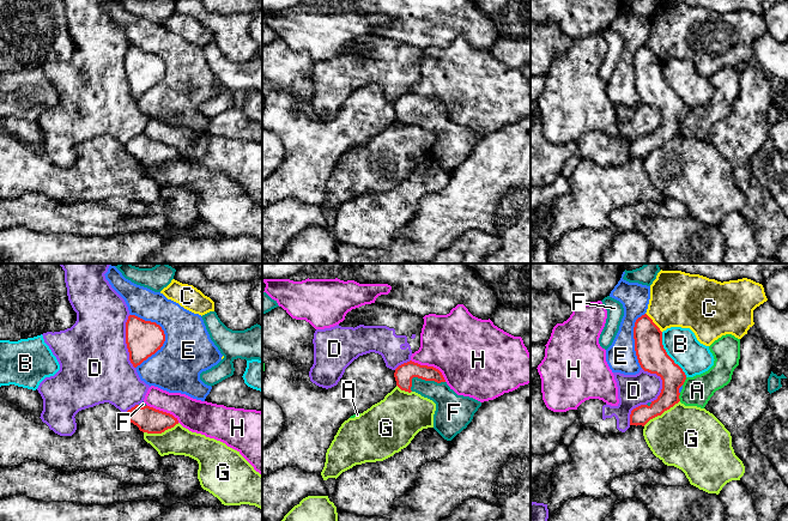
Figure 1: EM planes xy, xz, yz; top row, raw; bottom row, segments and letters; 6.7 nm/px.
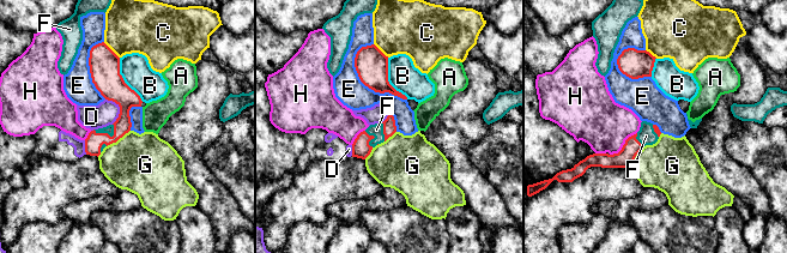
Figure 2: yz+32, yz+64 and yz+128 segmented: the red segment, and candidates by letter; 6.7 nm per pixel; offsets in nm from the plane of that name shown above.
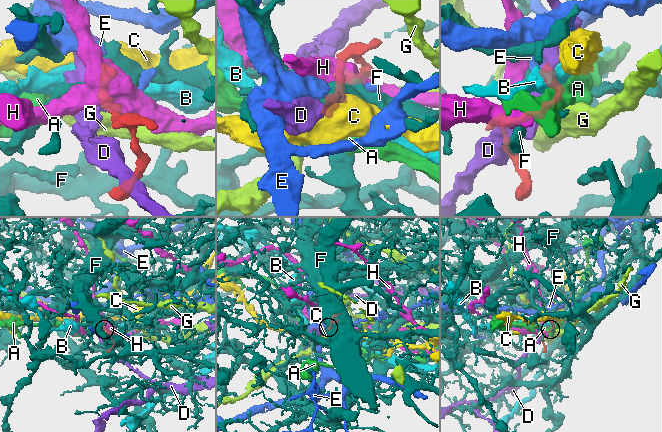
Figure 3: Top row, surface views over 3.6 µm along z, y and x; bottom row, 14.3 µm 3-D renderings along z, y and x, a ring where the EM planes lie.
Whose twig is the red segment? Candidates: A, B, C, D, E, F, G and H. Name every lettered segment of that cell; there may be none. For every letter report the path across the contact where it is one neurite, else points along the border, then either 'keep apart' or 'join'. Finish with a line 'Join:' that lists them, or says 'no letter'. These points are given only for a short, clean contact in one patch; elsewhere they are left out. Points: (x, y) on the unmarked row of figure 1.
A: border yz (686, 109), (682, 116); keep apart
B: border yz (661, 64), (662, 79), (686, 108); keep apart
C: border yz (646, 44), (661, 64); keep apart
D: keep apart
E: keep apart
F: join
G: keep apart
H: keep apart
Join: F

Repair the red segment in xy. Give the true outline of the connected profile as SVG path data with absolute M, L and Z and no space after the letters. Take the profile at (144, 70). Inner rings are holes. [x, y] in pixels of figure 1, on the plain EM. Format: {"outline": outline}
{"outline": "M129 47L126 54L126 75L134 99L154 86L165 73L159 56Z"}

